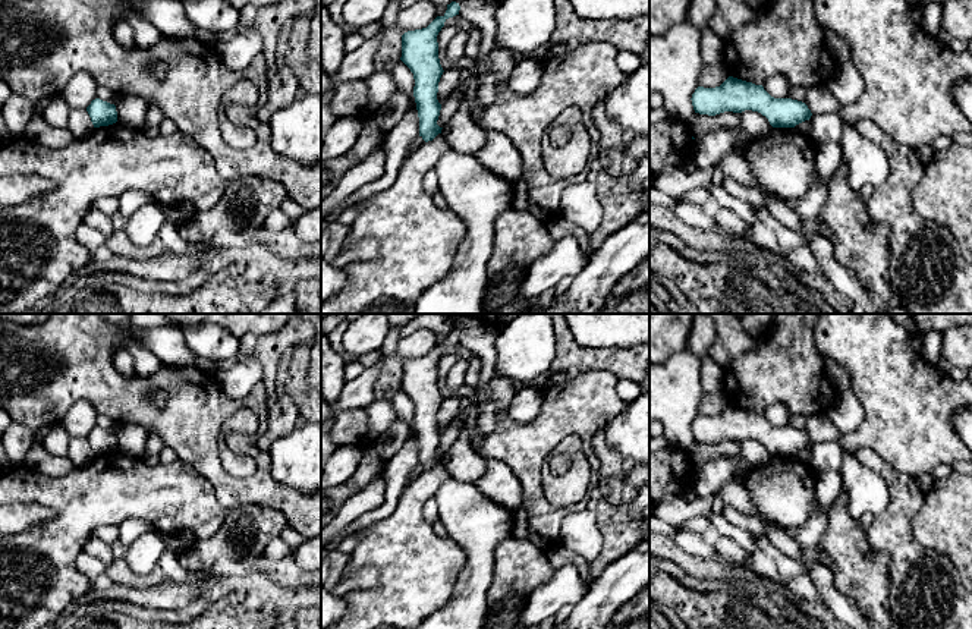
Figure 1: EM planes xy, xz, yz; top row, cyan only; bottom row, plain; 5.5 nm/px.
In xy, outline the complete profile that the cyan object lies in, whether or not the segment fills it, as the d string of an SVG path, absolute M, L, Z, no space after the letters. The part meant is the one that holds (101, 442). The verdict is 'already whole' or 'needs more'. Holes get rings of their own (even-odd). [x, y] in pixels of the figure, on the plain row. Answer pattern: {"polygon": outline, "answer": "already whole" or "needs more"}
{"polygon": "M100 427L91 430L86 435L94 456L108 455L117 450L116 434Z", "answer": "already whole"}

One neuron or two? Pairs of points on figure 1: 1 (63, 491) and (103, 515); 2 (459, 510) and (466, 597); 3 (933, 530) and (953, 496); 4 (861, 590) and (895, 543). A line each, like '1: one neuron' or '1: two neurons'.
1: one neuron
2: one neuron
3: one neuron
4: two neurons

